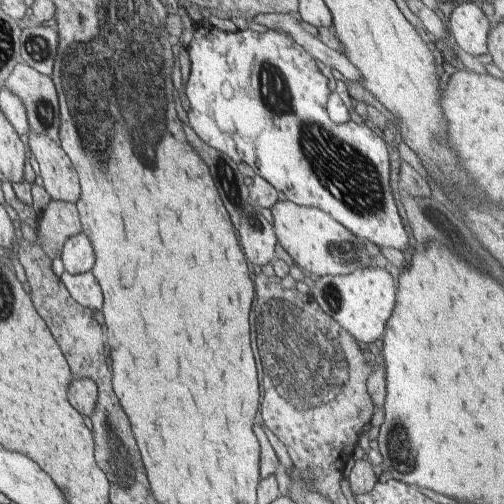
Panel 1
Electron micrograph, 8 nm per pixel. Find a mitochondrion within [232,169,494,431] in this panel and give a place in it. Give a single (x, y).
(298, 362)

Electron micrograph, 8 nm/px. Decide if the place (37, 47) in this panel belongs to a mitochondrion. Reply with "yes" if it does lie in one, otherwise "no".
yes

